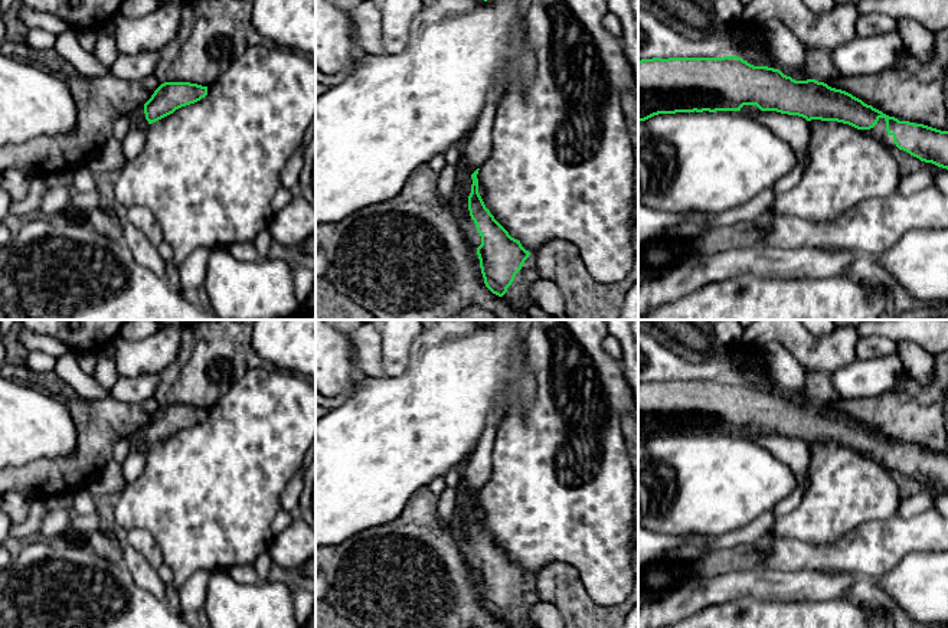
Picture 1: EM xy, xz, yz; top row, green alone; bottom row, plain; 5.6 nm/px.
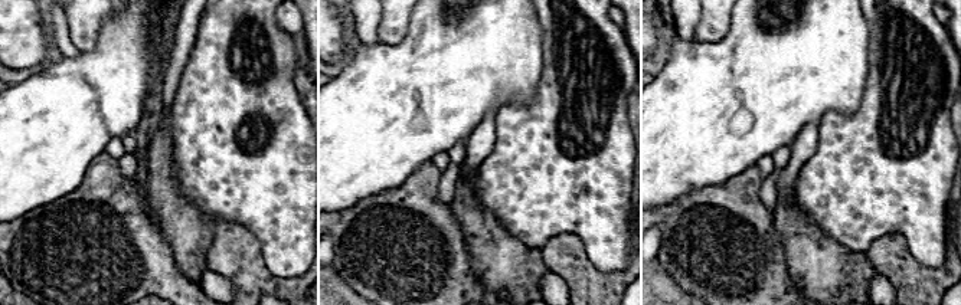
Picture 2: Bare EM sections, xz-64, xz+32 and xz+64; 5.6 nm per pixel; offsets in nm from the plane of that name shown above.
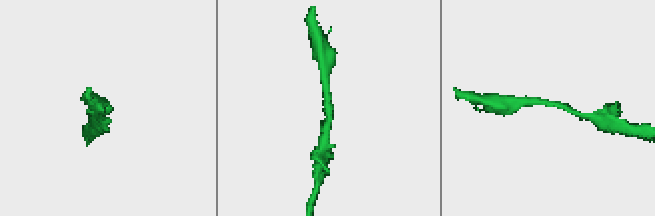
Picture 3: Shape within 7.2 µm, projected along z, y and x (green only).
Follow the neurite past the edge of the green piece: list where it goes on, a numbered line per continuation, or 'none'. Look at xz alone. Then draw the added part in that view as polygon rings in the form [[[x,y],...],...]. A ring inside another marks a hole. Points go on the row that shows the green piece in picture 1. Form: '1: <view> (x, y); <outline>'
1: xz (458, 202); [[[461,154],[460,163],[457,166],[455,186],[450,199],[450,206],[460,229],[464,232],[470,245],[478,248],[481,245],[481,236],[477,232],[475,223],[471,219],[468,210],[471,184],[471,173],[468,171],[468,167],[465,164],[464,154]]]
2: xz (517, 294); [[[530,252],[503,297],[516,308],[529,310],[536,305],[530,298],[530,287],[539,279],[540,275],[536,269],[536,255],[535,252]]]

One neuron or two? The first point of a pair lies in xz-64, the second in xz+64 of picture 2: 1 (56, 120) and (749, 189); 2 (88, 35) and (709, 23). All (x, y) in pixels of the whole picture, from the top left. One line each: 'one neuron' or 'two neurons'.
1: two neurons
2: one neuron

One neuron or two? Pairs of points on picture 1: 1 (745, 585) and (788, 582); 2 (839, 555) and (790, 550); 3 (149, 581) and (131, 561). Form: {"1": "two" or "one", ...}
{"1": "one", "2": "one", "3": "one"}

